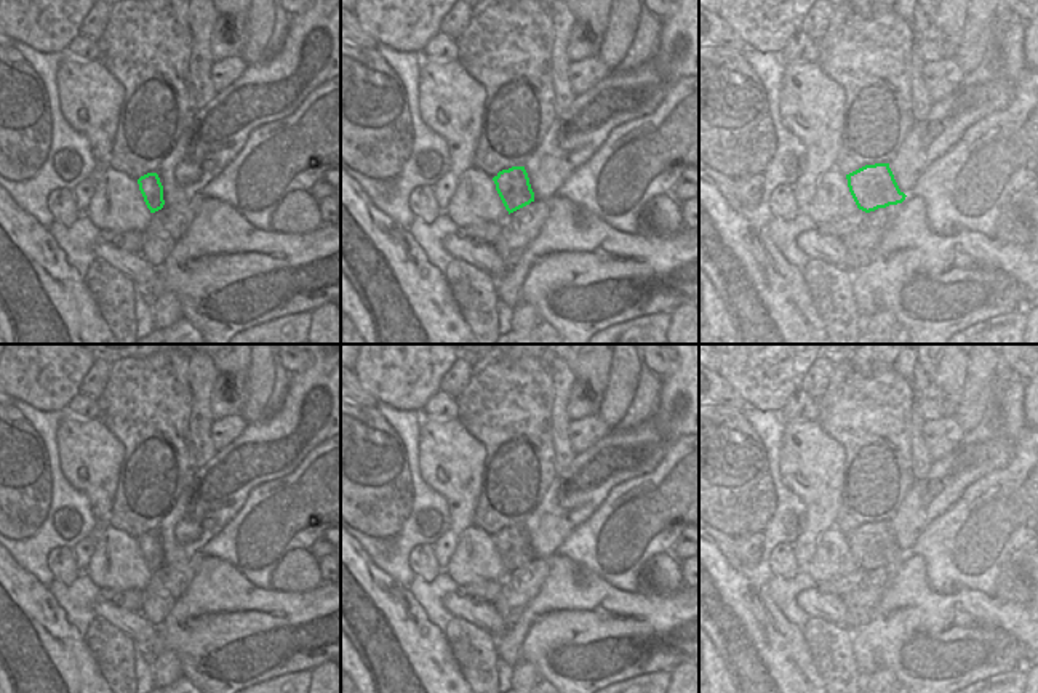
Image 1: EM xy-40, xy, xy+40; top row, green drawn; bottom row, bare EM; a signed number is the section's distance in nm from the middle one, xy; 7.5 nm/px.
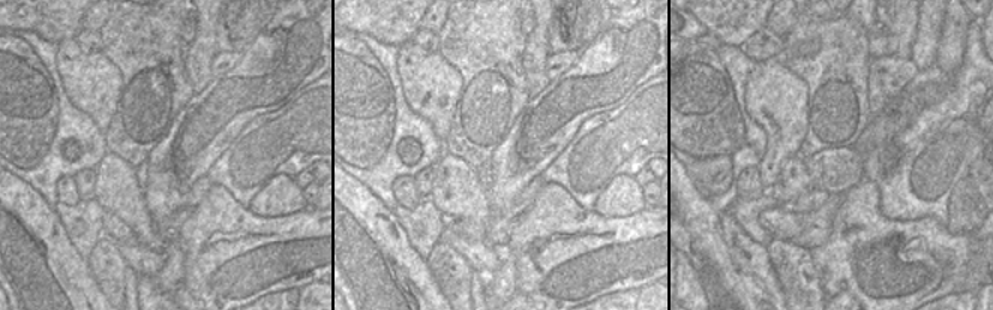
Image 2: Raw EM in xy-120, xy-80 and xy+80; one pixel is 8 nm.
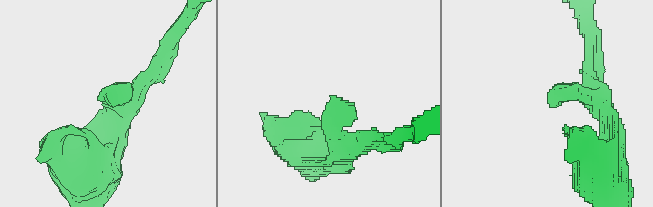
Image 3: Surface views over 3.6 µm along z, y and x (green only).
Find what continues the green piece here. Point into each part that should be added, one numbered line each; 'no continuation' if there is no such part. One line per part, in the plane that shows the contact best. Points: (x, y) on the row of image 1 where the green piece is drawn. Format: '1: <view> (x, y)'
no continuation

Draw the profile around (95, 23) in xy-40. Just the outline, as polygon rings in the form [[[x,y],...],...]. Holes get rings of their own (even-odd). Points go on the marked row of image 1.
[[[94,0],[93,8],[88,11],[86,18],[80,26],[80,35],[86,35],[98,42],[107,26],[110,5]]]

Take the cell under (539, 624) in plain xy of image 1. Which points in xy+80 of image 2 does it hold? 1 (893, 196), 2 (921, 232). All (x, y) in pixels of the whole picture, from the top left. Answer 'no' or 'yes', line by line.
1: no
2: yes

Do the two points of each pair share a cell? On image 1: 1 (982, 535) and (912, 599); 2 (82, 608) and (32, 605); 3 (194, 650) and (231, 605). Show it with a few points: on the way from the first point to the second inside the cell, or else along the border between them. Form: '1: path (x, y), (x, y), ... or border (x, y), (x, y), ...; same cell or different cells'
1: border (909, 552), (925, 560), (934, 591), (965, 589); different cells
2: border (47, 588), (66, 618), (83, 636); different cells
3: path (179, 629), (175, 624), (176, 618), (210, 607); same cell

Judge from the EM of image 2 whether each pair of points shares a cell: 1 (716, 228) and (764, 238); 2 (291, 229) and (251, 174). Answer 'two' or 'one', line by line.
1: two
2: two

